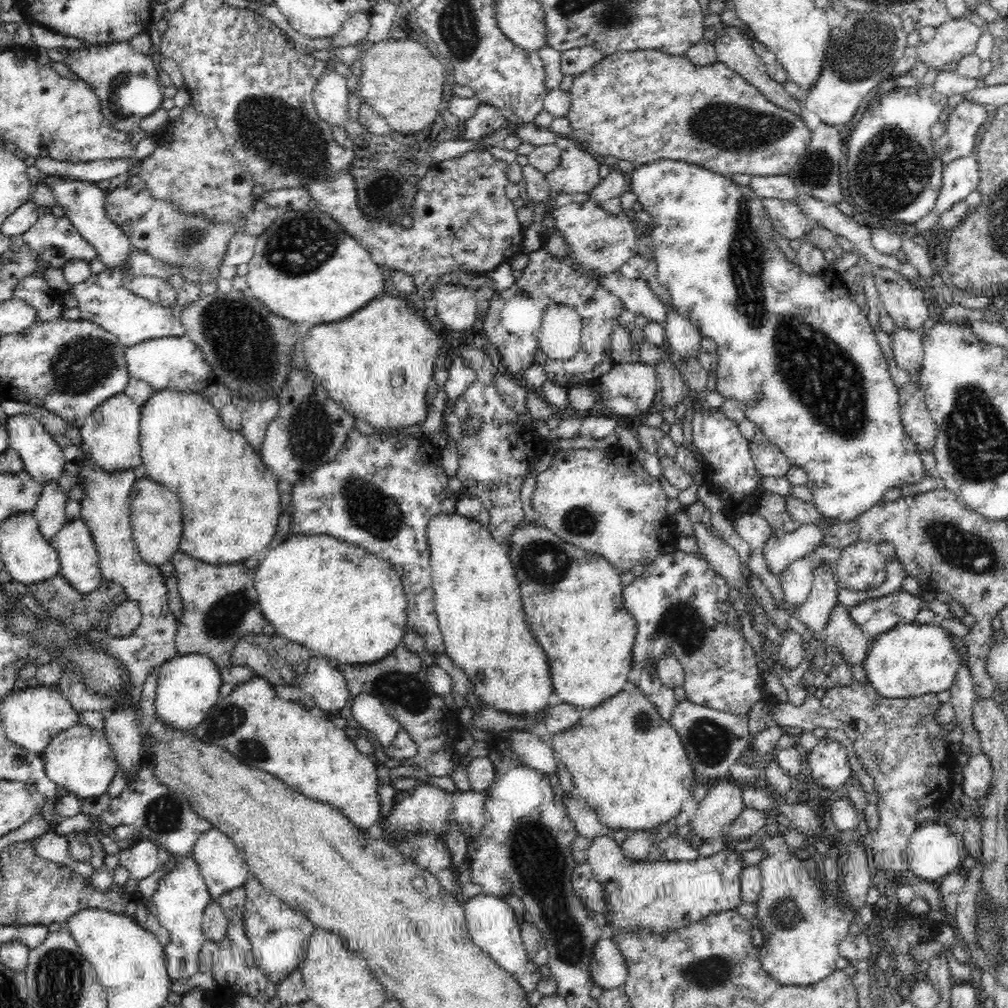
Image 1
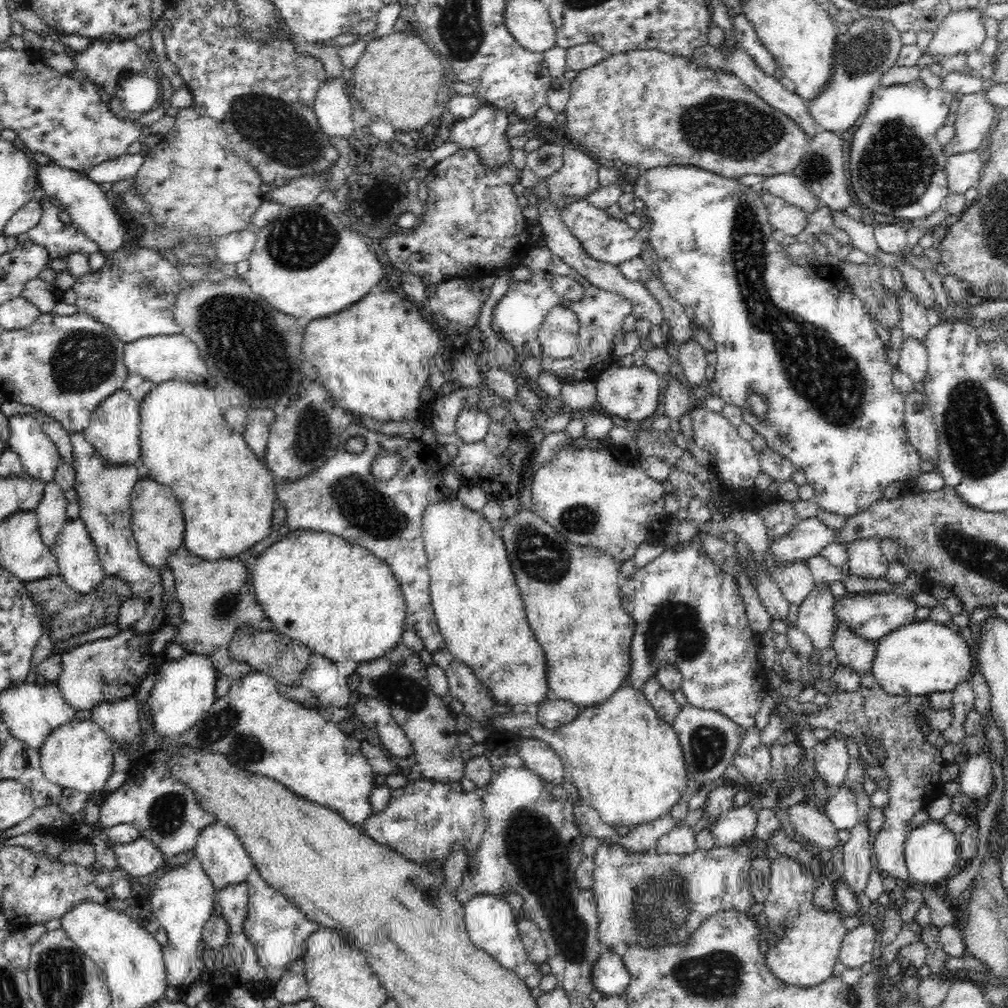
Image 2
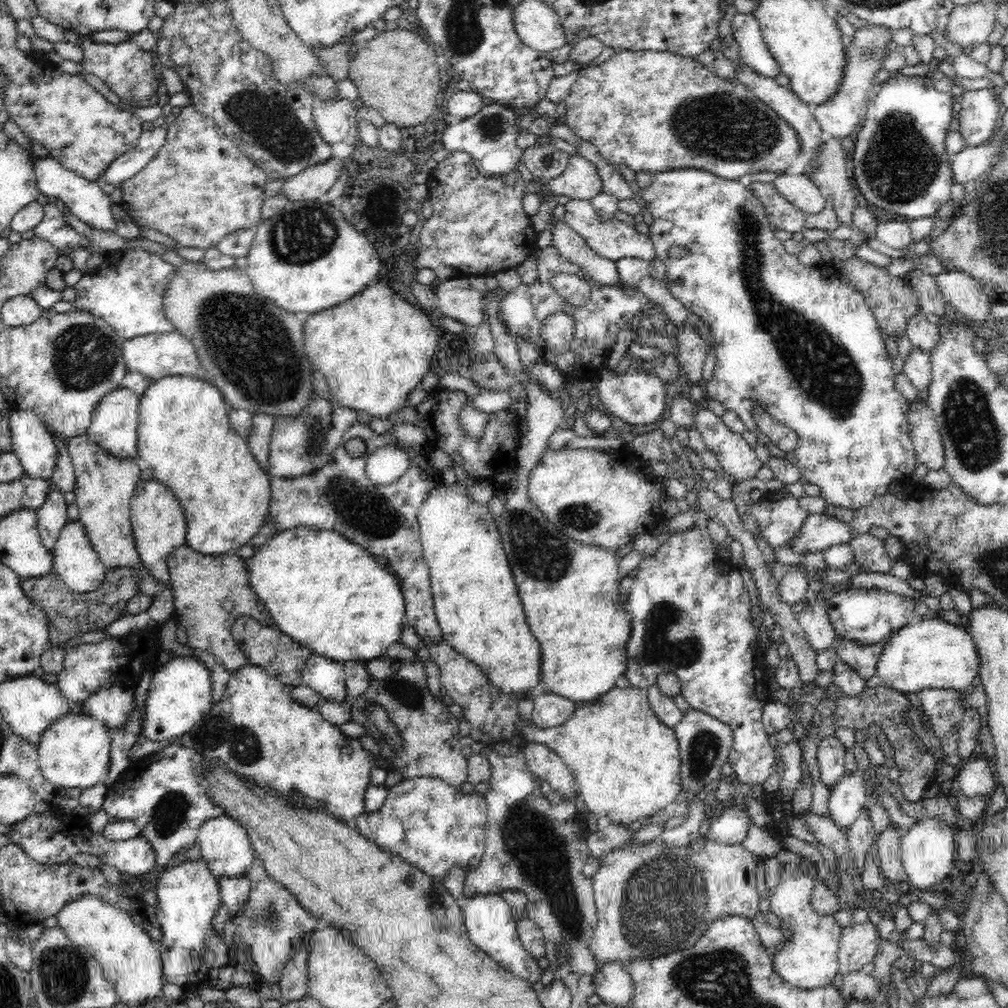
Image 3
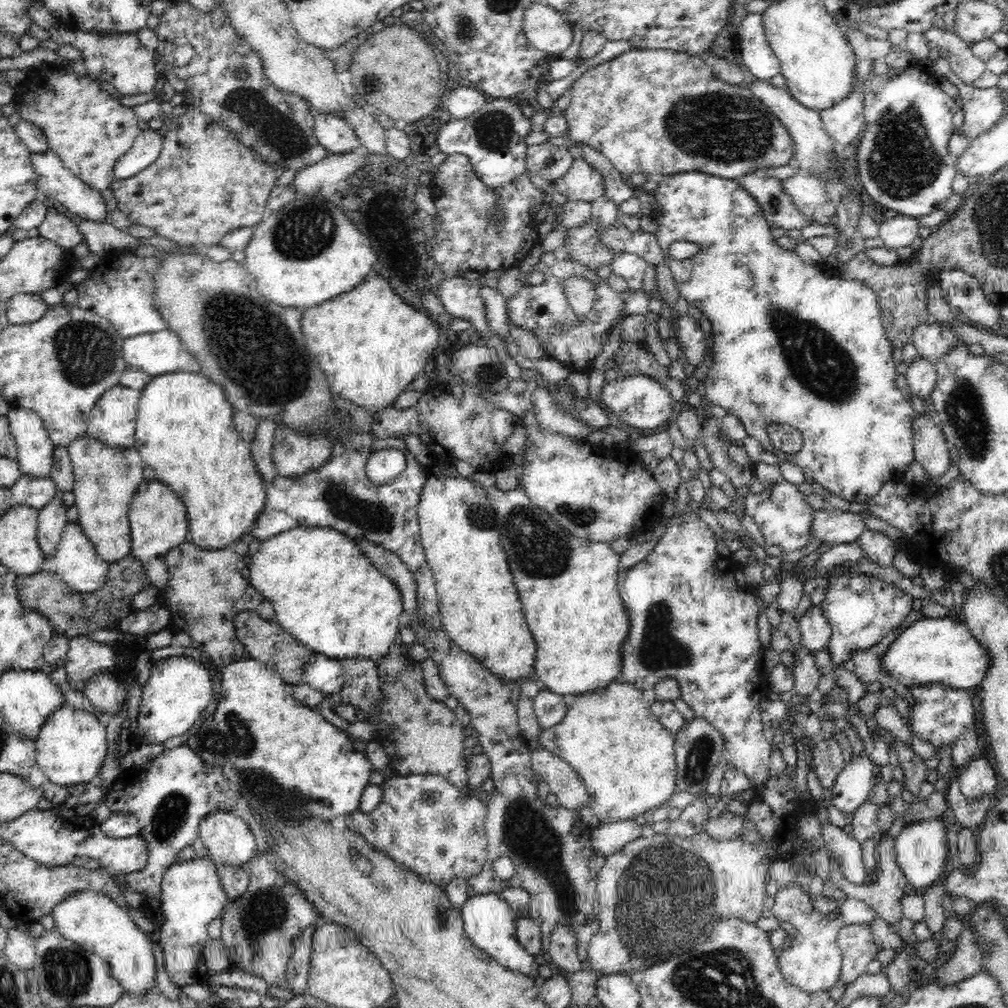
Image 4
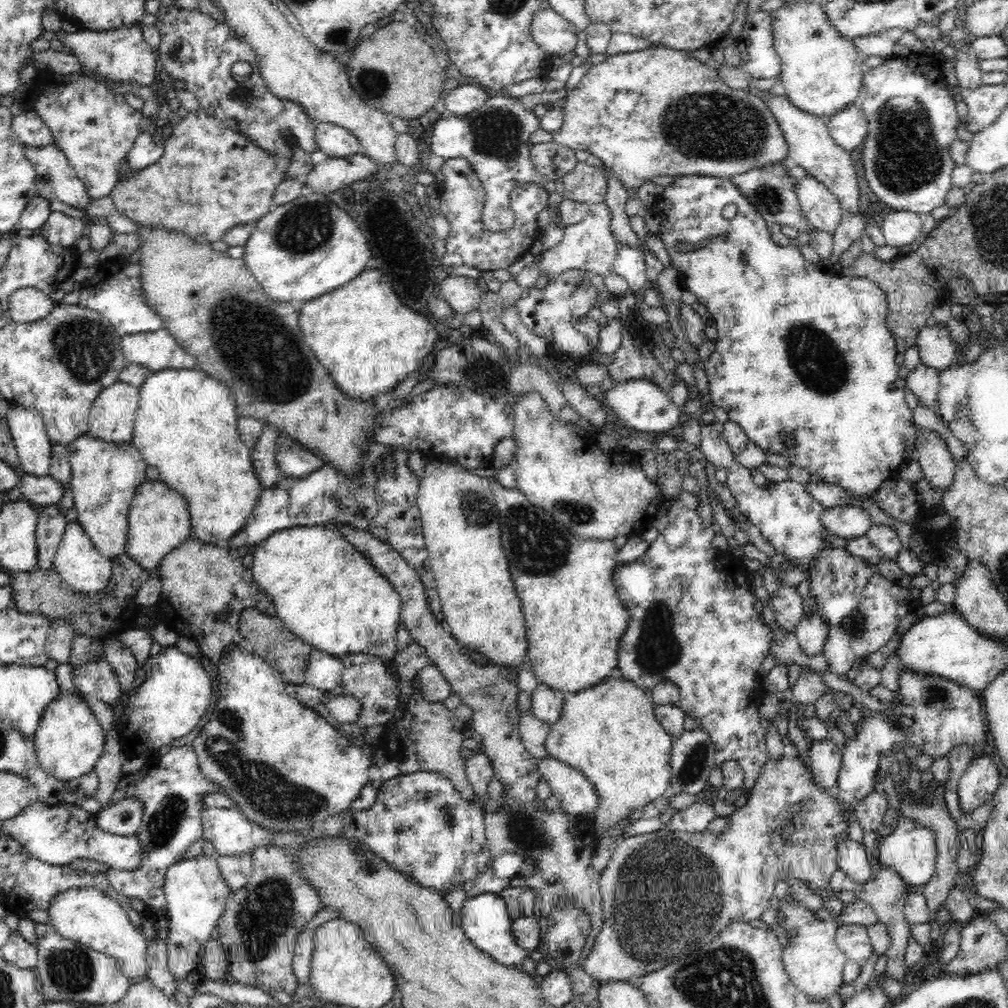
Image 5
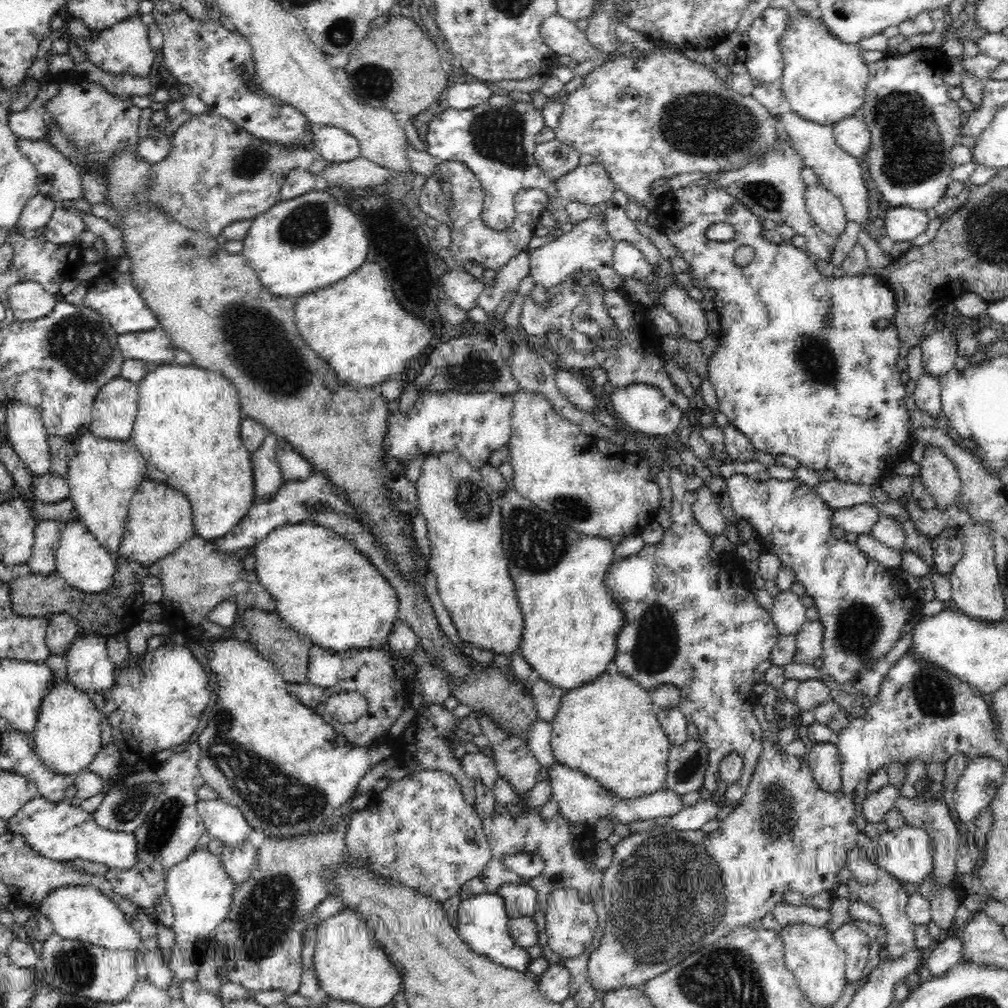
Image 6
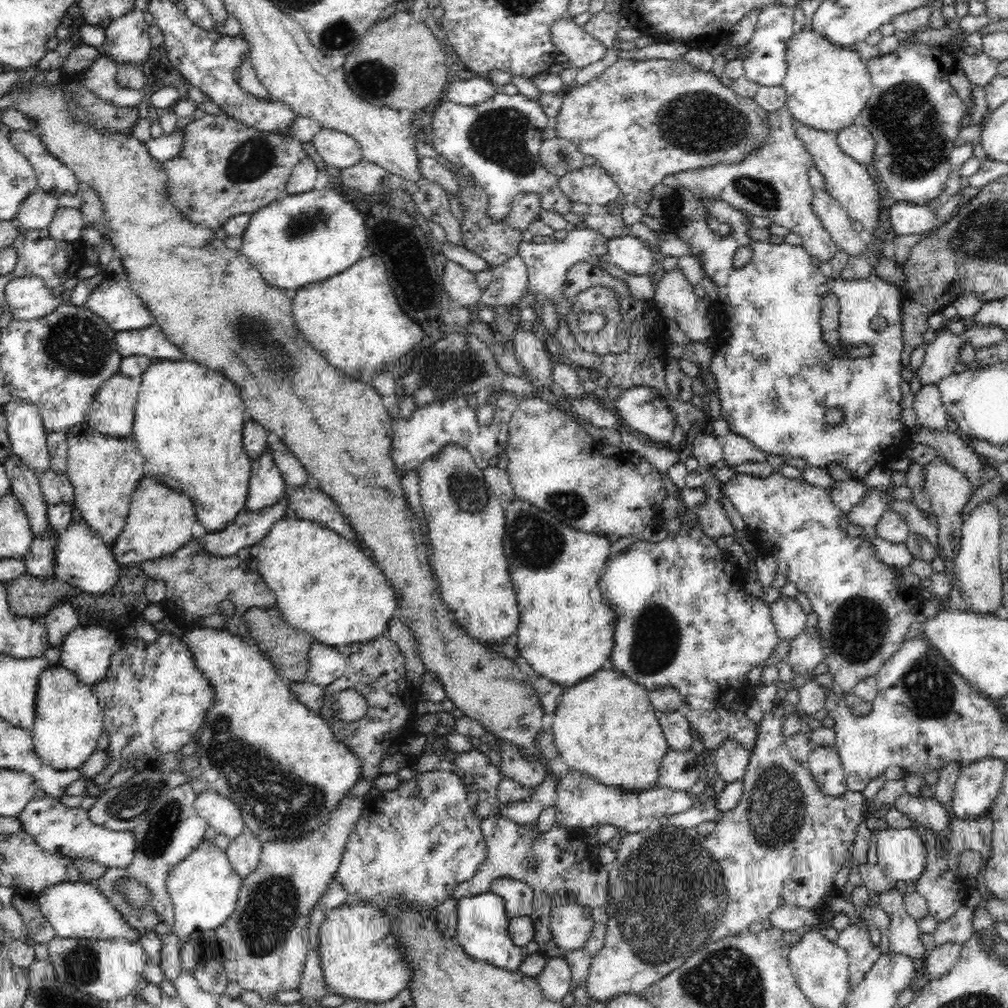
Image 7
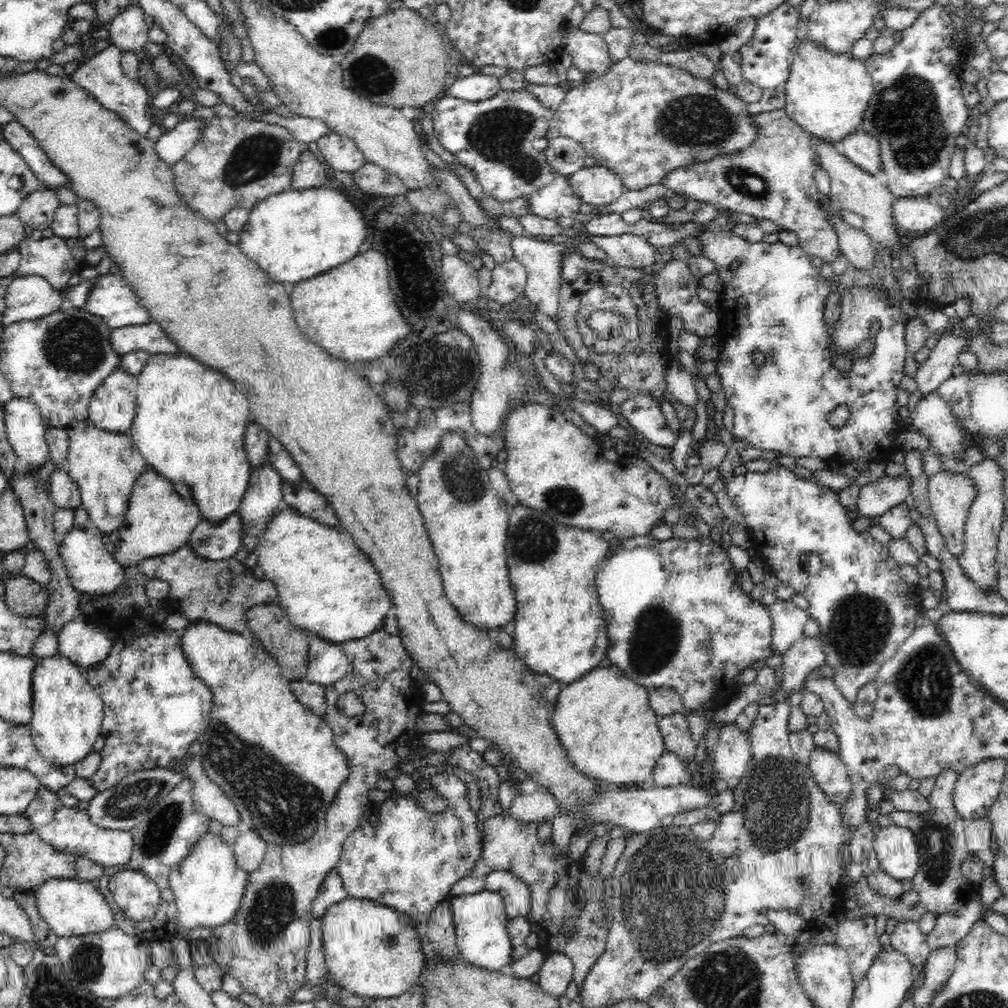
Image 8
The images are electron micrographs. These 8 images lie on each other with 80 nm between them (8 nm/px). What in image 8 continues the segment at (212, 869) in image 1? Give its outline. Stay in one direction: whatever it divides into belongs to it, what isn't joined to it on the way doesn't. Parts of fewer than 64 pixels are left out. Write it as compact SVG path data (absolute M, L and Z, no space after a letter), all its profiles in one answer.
M191 761L185 772L187 778L192 781L192 801L196 812L222 823L224 827L241 824L237 806L216 785L216 782L206 775L201 764L198 766L198 763Z

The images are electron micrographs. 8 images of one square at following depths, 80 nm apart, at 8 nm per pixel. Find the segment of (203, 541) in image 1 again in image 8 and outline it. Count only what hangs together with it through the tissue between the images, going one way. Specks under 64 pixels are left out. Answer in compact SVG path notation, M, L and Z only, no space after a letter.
M153 354L136 378L137 414L128 434L144 457L146 469L186 484L201 516L214 525L237 512L253 469L245 452L246 426L251 422L246 396L220 372L184 354Z

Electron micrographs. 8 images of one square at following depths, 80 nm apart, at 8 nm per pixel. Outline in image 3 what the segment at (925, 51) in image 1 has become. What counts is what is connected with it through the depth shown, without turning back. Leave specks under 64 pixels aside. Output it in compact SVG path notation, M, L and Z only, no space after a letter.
M979 1L955 6L944 19L941 30L948 41L964 48L974 48L980 43L988 43L988 37L996 21L993 8Z

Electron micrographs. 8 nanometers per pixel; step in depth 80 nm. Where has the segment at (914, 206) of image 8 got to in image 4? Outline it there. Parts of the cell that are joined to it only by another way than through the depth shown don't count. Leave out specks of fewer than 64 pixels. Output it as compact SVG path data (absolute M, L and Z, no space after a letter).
M889 214L887 219L879 224L880 240L887 248L898 249L910 246L918 236L918 219L904 214Z

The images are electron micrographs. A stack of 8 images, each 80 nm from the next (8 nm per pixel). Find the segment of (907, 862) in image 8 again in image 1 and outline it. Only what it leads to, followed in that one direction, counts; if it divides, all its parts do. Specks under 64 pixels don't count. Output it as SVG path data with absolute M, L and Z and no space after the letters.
M928 820L918 825L918 828L908 844L908 865L909 870L920 880L937 884L939 880L951 873L960 871L963 859L962 842L946 824Z

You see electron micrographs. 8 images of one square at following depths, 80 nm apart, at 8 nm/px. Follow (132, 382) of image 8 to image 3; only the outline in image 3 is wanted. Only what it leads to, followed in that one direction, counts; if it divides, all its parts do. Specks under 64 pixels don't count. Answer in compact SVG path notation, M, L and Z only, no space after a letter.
M124 387L115 388L105 394L94 409L91 425L87 428L87 436L106 450L110 456L117 459L137 455L140 399L140 396L134 394L134 391Z

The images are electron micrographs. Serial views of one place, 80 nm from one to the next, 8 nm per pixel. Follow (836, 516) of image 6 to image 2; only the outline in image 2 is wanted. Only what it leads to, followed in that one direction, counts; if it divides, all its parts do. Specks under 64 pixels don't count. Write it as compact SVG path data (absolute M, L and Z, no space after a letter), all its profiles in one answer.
M817 517L802 519L788 534L770 542L769 550L777 566L803 561L820 554L828 544L836 542L838 529L824 525Z

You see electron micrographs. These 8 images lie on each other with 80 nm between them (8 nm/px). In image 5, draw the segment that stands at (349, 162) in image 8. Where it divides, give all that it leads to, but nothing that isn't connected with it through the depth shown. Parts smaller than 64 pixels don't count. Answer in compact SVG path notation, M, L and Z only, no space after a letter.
M331 122L315 123L315 143L328 158L358 154L359 140L345 128Z

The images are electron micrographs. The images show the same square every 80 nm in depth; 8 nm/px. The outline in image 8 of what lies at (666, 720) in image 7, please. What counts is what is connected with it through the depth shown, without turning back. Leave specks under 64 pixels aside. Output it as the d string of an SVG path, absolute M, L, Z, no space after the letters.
M682 712L670 716L658 716L665 750L673 752L684 764L690 764L696 752L697 742L691 737L691 732Z

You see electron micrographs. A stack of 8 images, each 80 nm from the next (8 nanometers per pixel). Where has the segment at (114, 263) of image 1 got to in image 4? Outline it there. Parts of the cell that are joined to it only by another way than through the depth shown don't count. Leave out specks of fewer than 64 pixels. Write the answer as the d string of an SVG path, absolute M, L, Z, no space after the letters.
M44 147L40 153L31 152L31 161L35 172L35 185L42 197L56 201L67 213L98 222L106 222L106 203L100 195L101 192L92 190L81 178L78 178L62 163L62 159L52 149Z

